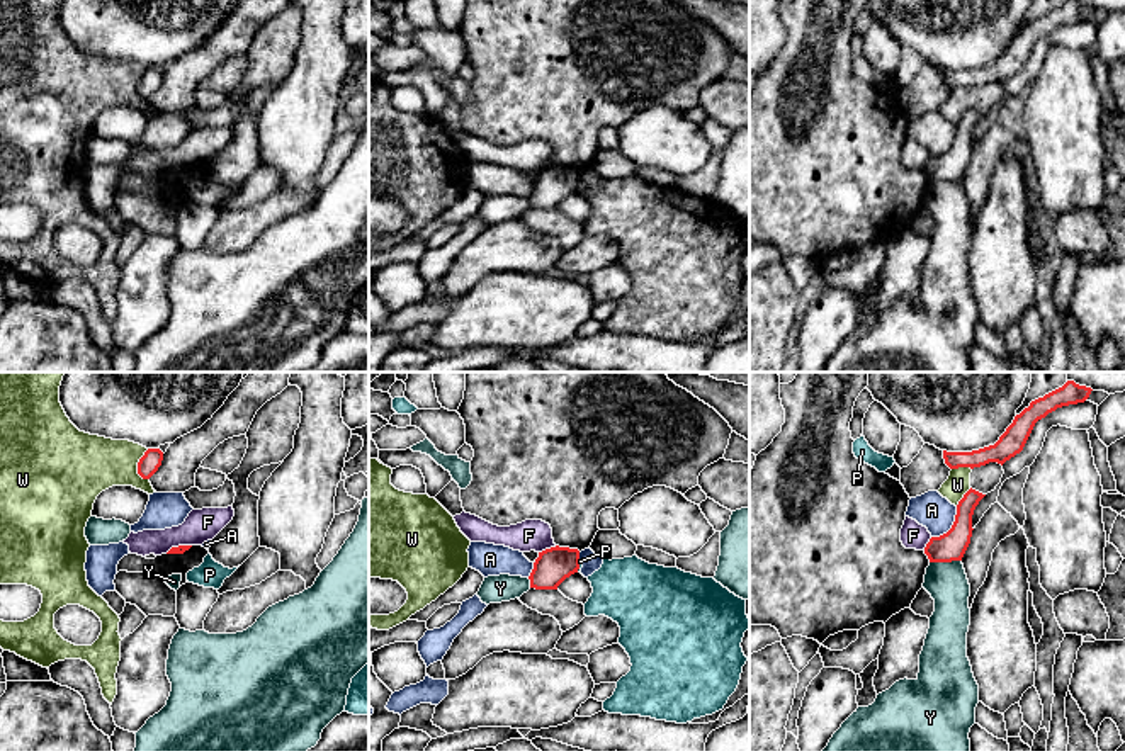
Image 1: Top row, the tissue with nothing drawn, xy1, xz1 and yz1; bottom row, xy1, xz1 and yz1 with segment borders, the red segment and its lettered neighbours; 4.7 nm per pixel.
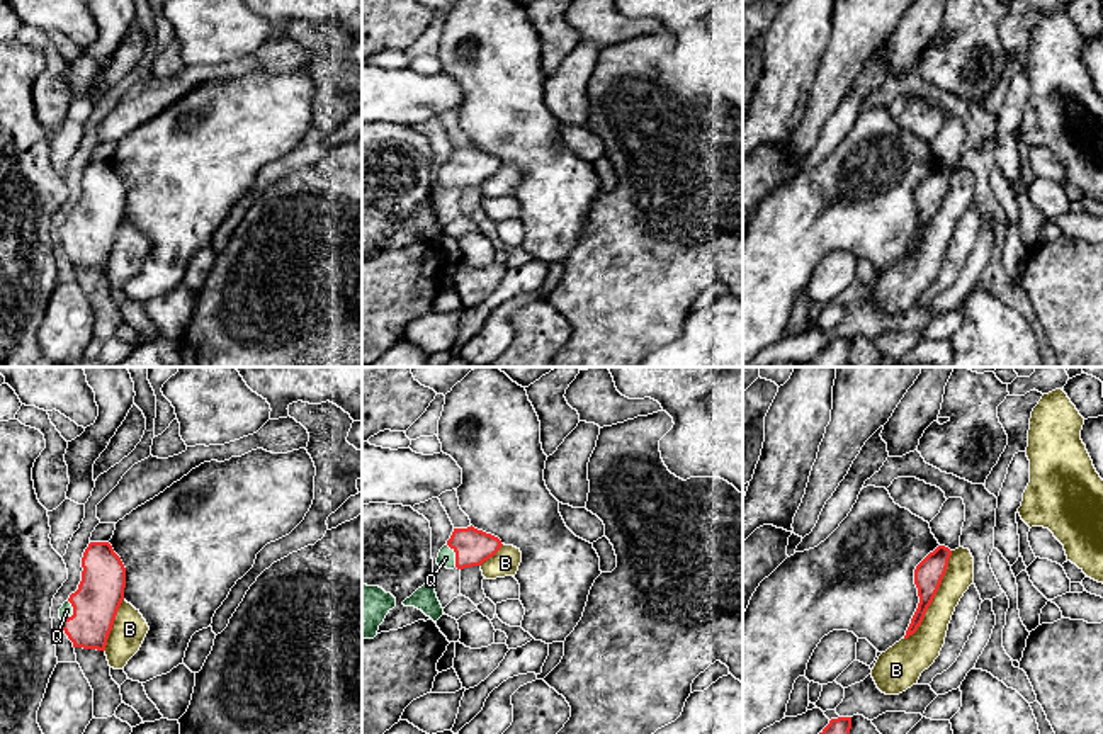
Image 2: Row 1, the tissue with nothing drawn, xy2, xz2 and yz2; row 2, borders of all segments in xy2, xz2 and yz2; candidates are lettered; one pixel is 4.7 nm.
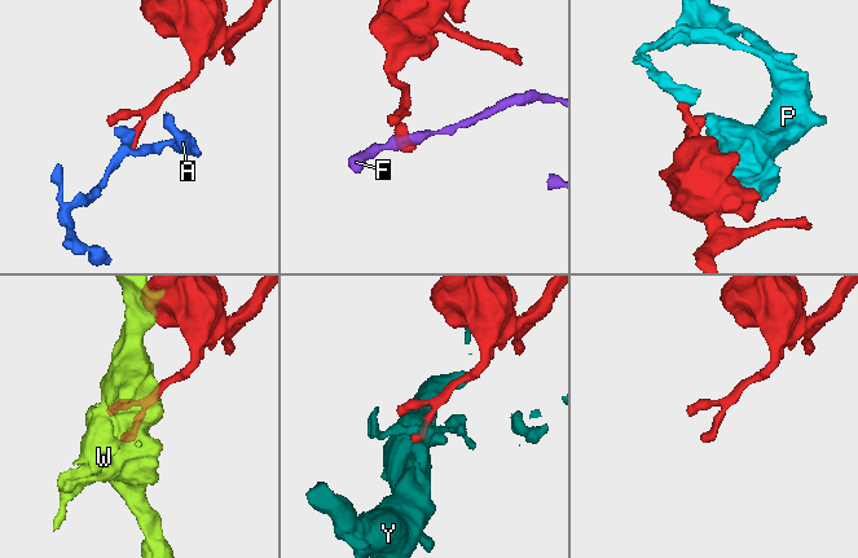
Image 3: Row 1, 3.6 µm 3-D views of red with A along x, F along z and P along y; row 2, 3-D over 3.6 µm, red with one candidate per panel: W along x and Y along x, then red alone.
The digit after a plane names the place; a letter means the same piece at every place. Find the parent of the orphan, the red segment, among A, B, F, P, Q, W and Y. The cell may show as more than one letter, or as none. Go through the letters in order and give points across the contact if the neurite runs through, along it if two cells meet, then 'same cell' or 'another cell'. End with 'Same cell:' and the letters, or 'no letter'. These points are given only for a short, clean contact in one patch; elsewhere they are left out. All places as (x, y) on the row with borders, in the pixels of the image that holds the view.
A: border along yz1 (957, 507), (954, 524), (945, 532), (932, 537); another cell
B: another cell
F: border along xz1 (556, 546), (539, 553); another cell
P: another cell
Q: runs through xy2 (101, 592), (73, 612), (67, 610); same cell
W: border along xy1 (148, 449), (138, 463), (138, 474), (143, 479); another cell
Y: border along yz1 (961, 559), (930, 563); another cell
Same cell: Q

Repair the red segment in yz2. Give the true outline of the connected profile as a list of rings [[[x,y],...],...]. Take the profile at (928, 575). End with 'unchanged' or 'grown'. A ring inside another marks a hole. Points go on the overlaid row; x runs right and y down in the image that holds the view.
[[[938,545],[930,552],[914,569],[914,584],[918,588],[919,603],[906,630],[904,639],[913,635],[921,625],[928,607],[931,605],[942,579],[948,567],[952,550],[945,545]]] | unchanged

